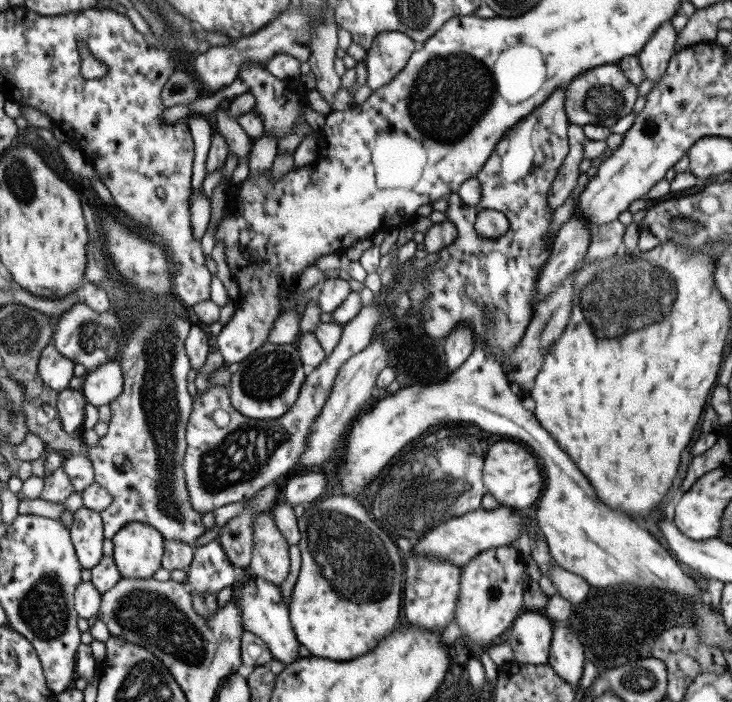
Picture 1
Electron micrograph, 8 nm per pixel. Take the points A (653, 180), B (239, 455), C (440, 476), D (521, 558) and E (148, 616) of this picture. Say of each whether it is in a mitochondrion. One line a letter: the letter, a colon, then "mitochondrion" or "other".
A: other
B: mitochondrion
C: mitochondrion
D: other
E: mitochondrion

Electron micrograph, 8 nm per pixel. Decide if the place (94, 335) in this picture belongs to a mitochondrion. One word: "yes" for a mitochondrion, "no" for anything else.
yes

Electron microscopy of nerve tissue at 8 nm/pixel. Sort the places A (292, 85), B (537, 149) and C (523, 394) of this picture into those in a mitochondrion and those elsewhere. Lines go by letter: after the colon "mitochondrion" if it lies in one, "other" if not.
A: other
B: other
C: other

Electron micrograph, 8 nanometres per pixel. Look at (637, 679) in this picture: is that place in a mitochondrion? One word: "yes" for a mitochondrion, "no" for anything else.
yes

